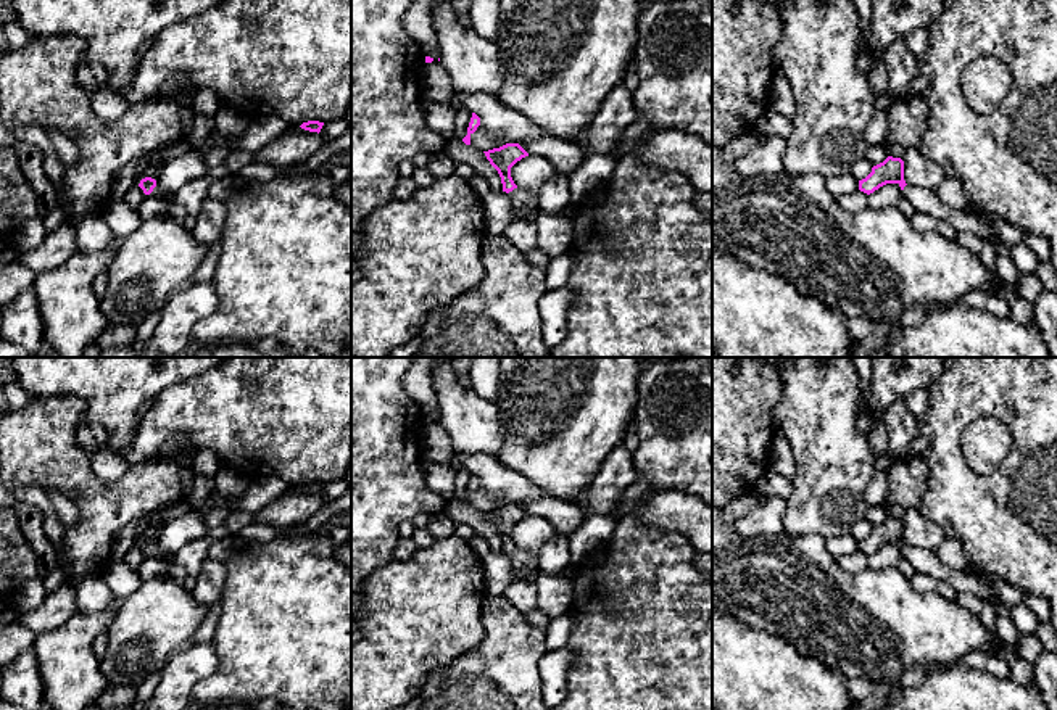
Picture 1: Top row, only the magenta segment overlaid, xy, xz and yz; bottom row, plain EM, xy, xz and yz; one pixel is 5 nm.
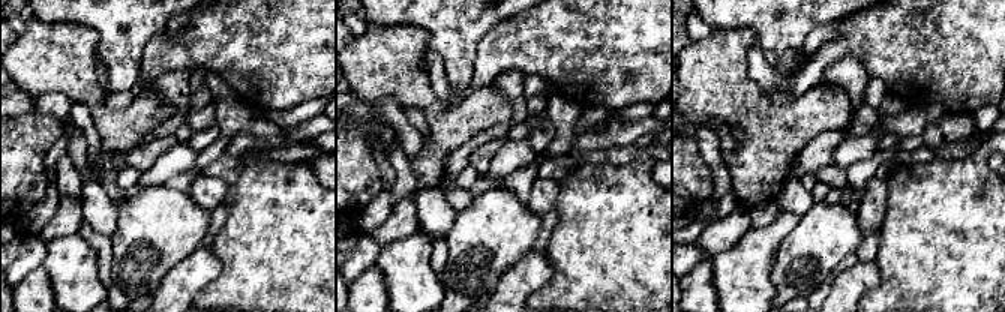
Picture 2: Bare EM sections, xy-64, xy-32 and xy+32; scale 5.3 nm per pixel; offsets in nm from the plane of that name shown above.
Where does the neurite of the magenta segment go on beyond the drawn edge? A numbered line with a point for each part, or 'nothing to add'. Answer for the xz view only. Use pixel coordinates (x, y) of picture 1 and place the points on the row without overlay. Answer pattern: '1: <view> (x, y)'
1: xz (524, 562)

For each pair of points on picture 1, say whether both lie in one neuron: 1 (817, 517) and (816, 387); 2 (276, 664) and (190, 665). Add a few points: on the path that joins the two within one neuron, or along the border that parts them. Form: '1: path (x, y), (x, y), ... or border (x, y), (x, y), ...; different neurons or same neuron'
1: path (817, 485), (816, 419); same neuron
2: border (211, 643), (218, 667), (190, 693); different neurons

